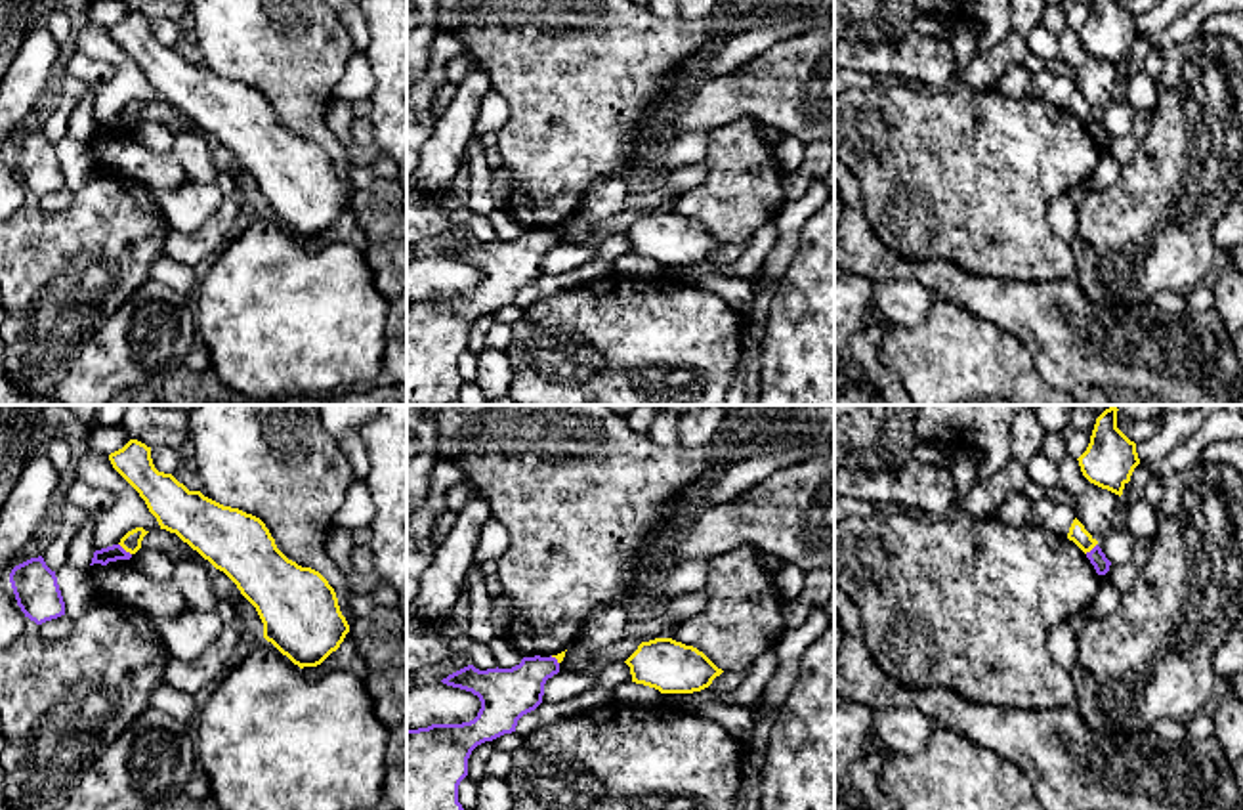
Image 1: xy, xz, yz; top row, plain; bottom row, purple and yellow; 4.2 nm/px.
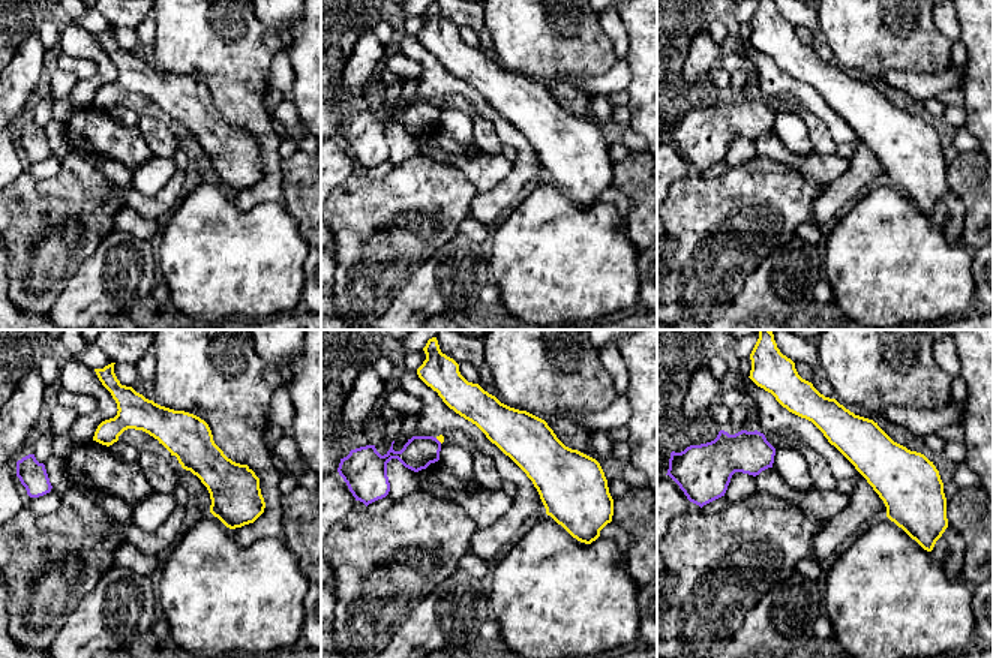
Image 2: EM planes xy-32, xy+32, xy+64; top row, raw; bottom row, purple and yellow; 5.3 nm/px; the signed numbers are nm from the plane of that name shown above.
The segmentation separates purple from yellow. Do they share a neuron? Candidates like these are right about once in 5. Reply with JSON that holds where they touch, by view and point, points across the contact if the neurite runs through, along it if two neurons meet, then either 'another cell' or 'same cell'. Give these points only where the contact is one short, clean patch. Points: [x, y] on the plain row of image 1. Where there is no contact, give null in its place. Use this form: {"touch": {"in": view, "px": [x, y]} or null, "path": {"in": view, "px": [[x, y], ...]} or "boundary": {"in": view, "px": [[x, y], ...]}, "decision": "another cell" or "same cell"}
{"touch": {"in": "xy", "px": [123, 121]}, "boundary": {"in": "xy", "px": [[119, 115], [130, 127]]}, "decision": "another cell"}

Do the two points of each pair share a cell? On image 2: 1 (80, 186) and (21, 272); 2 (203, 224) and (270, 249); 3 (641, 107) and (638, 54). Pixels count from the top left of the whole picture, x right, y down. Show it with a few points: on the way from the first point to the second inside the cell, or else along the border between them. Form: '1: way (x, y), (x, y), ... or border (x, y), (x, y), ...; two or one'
1: way (75, 207), (50, 234), (42, 251); one
2: way (219, 240), (228, 249), (254, 249); one
3: way (641, 93), (641, 68); one

